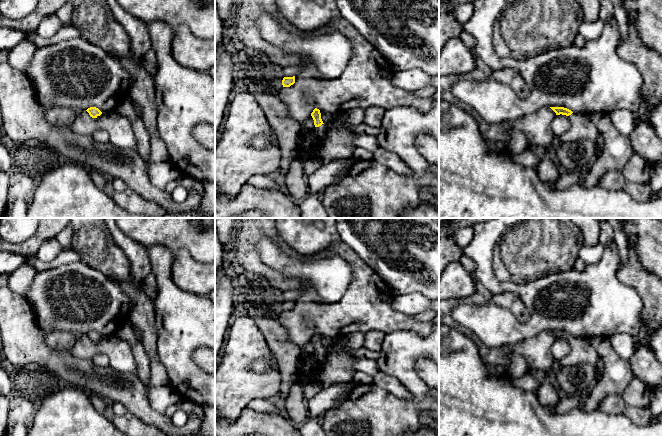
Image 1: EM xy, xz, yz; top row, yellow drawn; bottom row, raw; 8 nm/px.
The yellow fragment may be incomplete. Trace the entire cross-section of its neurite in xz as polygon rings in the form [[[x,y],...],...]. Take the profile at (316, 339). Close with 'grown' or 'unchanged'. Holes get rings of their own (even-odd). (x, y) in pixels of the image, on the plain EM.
[[[315,332],[311,337],[311,340],[314,344],[314,353],[319,358],[319,367],[321,368],[326,362],[328,352],[321,343],[321,337],[319,333]]] | grown

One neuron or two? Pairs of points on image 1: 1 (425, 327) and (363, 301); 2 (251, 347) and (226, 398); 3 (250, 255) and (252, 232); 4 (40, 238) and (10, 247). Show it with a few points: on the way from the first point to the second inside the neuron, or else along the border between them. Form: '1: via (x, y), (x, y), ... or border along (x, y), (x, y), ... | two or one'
1: via (410, 323), (388, 320), (378, 312) | one
2: via (238, 360), (235, 363), (229, 385) | one
3: via (249, 249), (249, 238) | one
4: via (33, 243), (29, 247), (17, 247) | one

